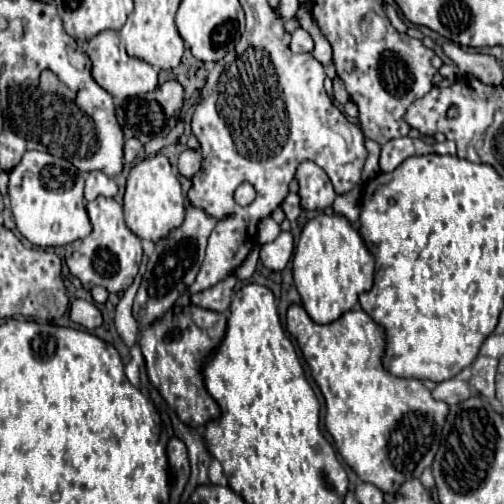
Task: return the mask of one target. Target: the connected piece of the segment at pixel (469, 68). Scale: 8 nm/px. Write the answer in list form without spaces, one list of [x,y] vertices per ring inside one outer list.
[[[446,43],[444,53],[458,65],[462,77],[476,77],[486,85],[500,87],[500,83],[502,83],[502,67],[492,55],[466,53],[456,43]]]

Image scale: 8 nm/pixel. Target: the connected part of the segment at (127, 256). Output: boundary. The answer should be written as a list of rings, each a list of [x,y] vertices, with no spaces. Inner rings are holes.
[[[98,197],[88,203],[86,207],[90,223],[92,223],[92,233],[84,239],[68,243],[64,261],[74,277],[78,277],[84,285],[86,291],[90,291],[96,285],[102,285],[110,293],[122,293],[126,291],[136,273],[138,265],[142,261],[142,243],[140,239],[124,225],[122,217],[122,205],[116,203],[114,199],[108,197]]]

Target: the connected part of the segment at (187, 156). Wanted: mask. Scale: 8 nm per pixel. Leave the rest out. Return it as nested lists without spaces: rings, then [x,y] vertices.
[[[184,149],[184,151],[180,153],[178,171],[180,171],[184,177],[192,179],[192,175],[200,169],[200,161],[202,161],[202,157],[200,157],[200,153],[198,153],[196,149]]]

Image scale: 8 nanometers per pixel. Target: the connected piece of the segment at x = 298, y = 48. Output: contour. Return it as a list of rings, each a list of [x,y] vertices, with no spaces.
[[[298,27],[298,29],[292,33],[290,49],[292,49],[294,53],[306,53],[306,51],[312,51],[312,49],[314,49],[314,41],[312,41],[312,37],[308,35],[308,31],[304,31],[302,27]]]

